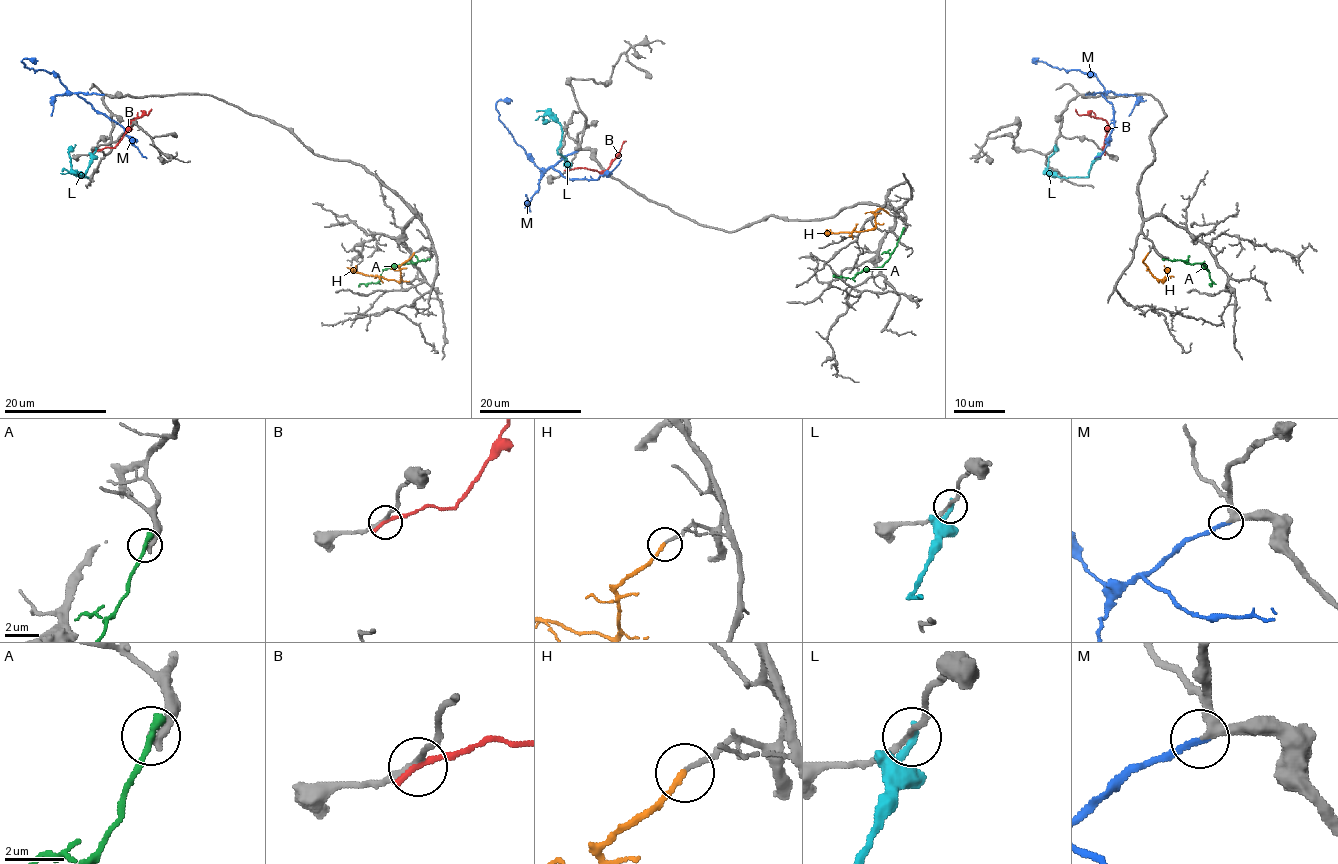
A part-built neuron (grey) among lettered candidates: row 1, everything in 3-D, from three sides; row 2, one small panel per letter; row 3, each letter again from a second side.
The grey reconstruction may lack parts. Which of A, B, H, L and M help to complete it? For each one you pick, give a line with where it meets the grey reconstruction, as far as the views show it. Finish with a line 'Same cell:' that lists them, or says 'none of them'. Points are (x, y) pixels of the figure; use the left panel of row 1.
H: contact (414, 253)
M: contact (102, 94)
Same cell: H, M

